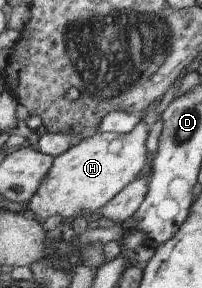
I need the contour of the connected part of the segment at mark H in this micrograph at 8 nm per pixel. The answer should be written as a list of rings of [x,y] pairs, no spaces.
[[[142,121],[131,133],[99,132],[77,142],[69,152],[57,157],[57,161],[43,187],[31,200],[29,208],[41,218],[61,214],[74,220],[77,216],[105,209],[129,184],[136,182],[148,164],[146,142],[149,128]]]

